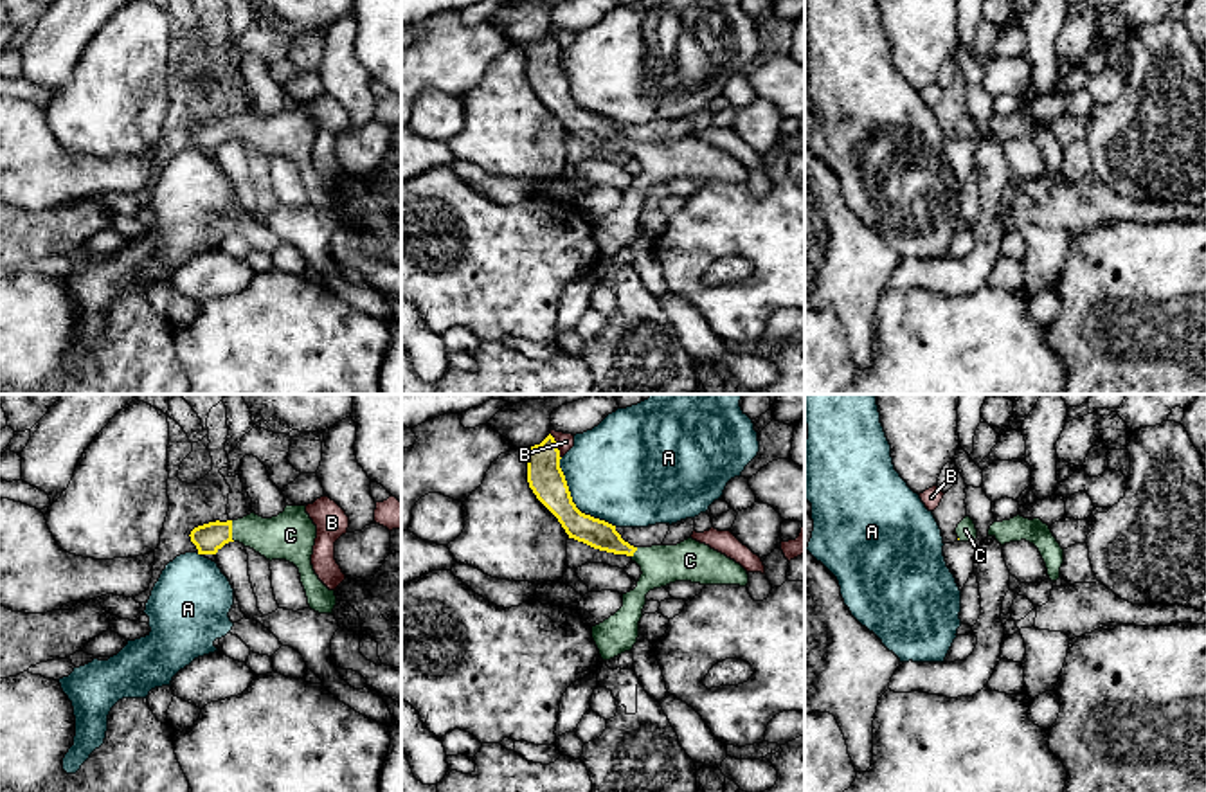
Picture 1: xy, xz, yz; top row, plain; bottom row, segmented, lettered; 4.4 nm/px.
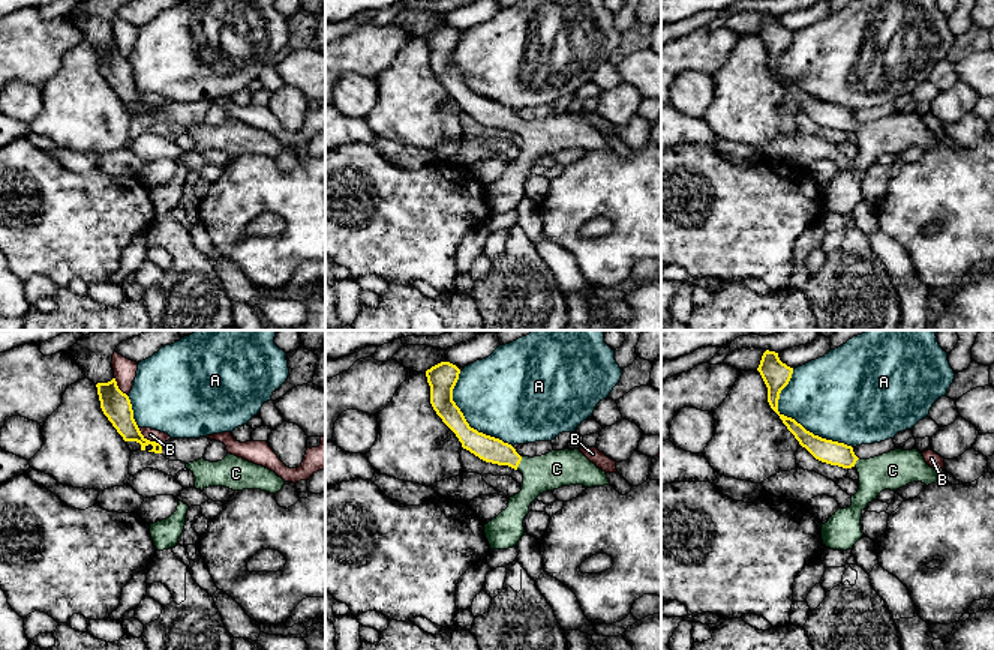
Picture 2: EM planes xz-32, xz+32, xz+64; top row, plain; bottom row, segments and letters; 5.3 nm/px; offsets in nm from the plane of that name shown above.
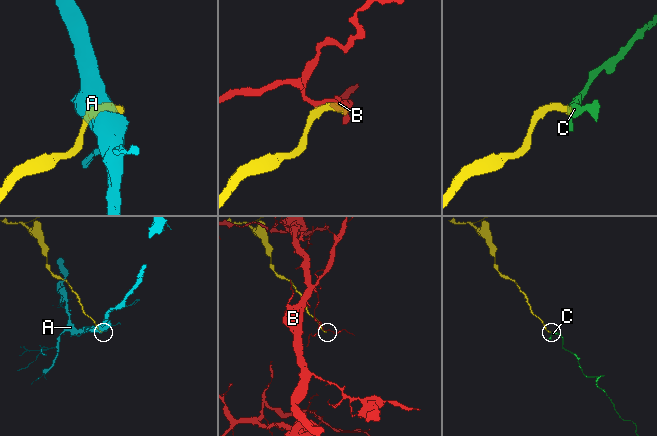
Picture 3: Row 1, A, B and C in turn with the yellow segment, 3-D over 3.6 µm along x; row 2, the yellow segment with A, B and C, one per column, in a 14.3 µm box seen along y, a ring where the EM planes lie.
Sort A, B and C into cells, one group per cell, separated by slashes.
A / B / C

